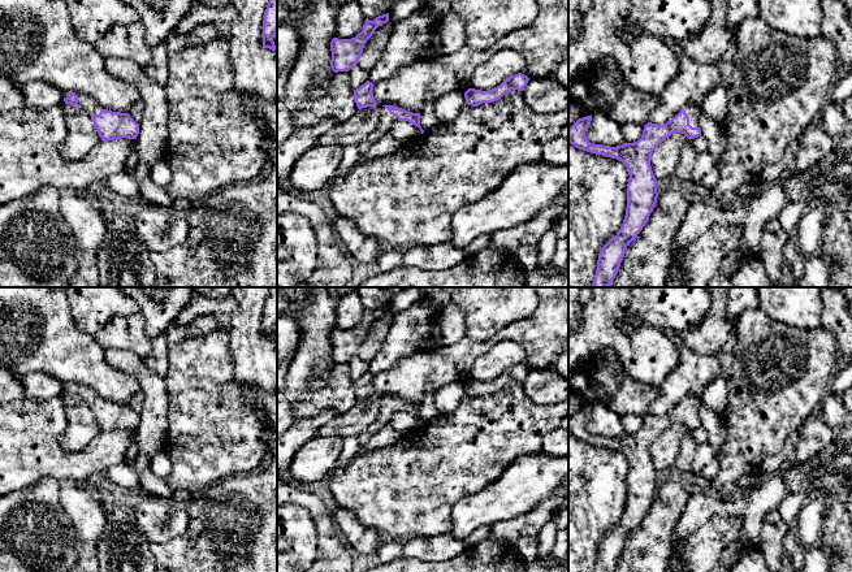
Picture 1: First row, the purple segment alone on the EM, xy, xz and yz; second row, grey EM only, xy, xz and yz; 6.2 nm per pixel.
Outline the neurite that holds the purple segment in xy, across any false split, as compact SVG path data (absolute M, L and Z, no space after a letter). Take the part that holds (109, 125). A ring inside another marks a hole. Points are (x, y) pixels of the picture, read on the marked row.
M65 91L64 101L81 107L91 117L103 142L121 138L137 139L139 134L139 125L129 113L103 109L86 94Z

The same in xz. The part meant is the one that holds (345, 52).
M389 13L376 17L373 21L366 21L362 31L351 39L333 38L330 42L332 60L330 68L334 73L349 72L358 64L364 44L373 35L375 30L389 21Z

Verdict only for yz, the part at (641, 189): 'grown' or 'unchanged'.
grown

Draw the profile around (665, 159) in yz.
M674 133L653 151L650 166L656 179L675 177L682 148L688 142L684 134Z

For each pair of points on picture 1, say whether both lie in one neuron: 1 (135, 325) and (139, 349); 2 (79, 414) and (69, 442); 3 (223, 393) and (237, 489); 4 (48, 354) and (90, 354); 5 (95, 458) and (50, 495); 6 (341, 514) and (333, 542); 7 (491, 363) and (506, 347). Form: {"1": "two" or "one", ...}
{"1": "one", "2": "one", "3": "two", "4": "one", "5": "two", "6": "two", "7": "one"}

